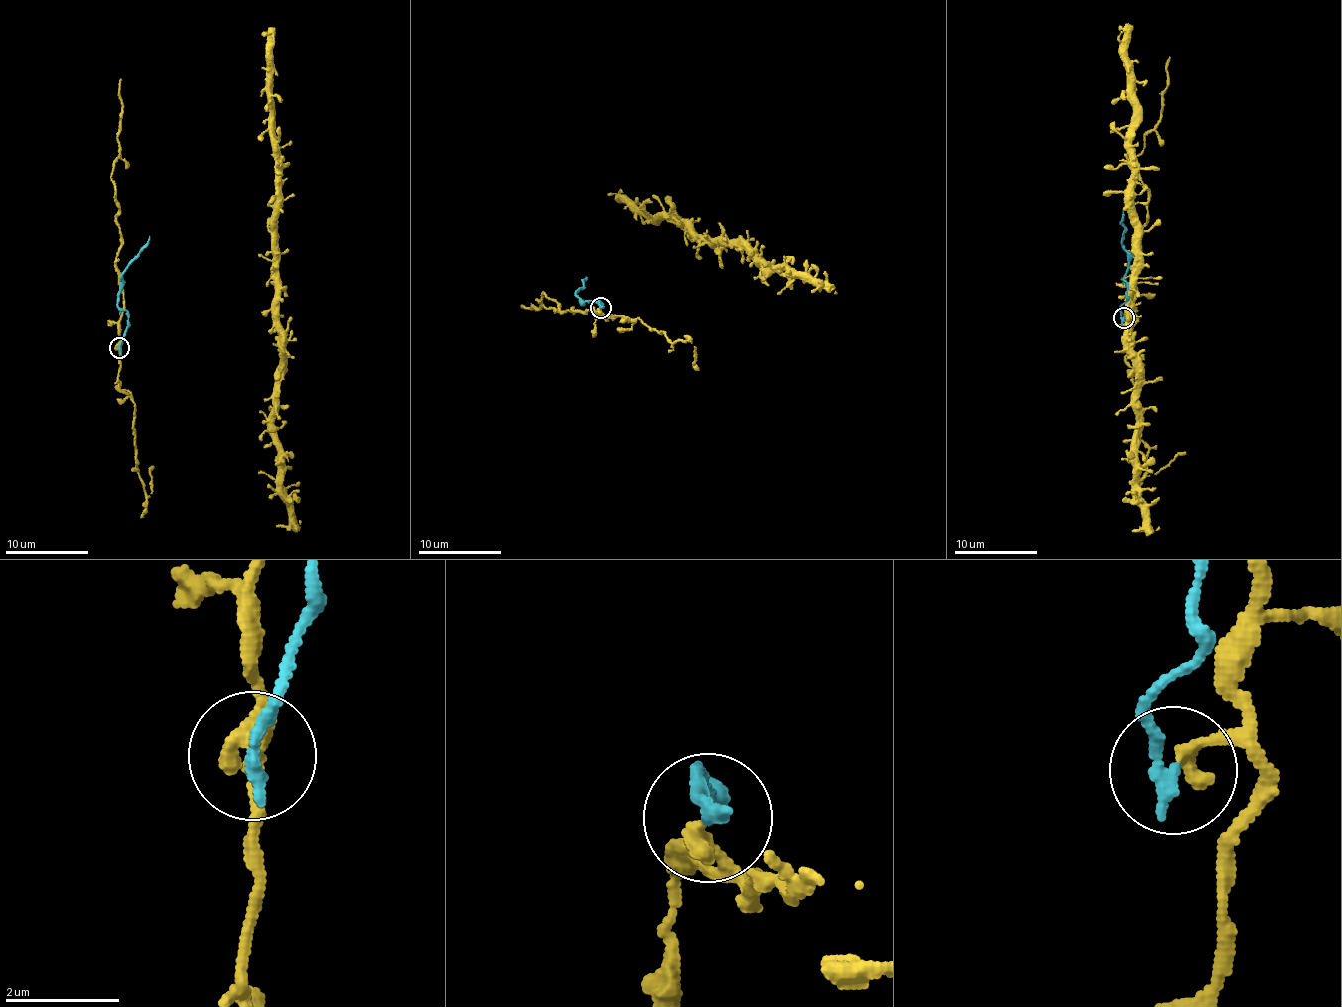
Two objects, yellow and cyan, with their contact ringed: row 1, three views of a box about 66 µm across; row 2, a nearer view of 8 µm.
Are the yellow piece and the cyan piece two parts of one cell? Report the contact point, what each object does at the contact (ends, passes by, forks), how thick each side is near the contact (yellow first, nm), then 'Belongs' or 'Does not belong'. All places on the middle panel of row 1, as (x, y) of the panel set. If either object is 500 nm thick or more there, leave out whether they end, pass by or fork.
Place: (600, 307). At the ring yellow ends. At the ring cyan ends. Thickness 280 nm (yellow) against 280 nm. Does not belong

